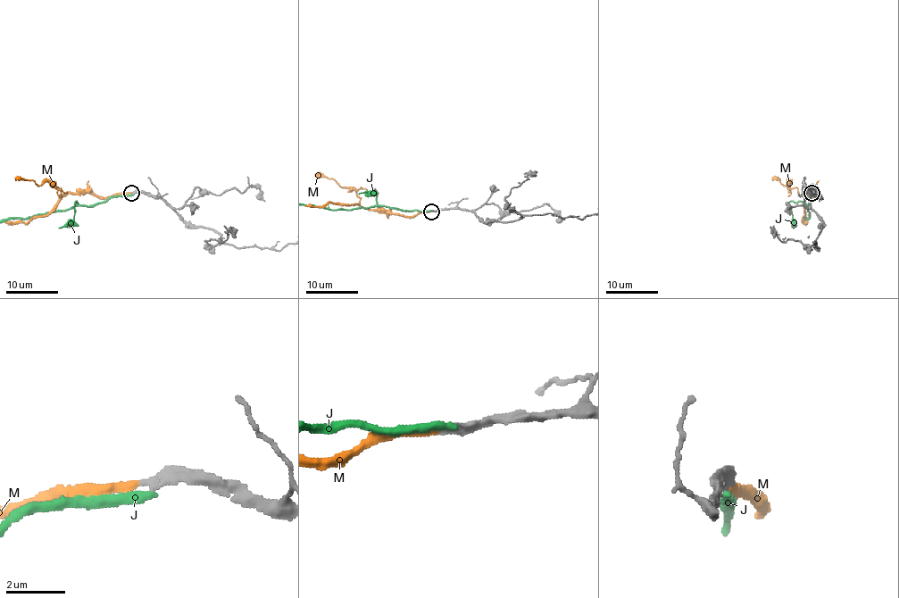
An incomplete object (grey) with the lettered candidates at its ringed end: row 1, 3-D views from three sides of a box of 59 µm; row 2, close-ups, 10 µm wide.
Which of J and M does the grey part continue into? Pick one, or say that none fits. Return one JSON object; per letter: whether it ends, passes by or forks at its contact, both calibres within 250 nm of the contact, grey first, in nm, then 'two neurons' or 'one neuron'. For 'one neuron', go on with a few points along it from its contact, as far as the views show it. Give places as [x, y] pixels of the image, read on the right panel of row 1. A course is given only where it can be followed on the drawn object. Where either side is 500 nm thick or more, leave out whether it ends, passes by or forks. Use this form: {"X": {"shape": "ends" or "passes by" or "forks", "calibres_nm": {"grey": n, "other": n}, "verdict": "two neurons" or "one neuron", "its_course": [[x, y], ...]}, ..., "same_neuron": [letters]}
{"J": {"shape": "ends", "calibres_nm": {"grey": 320, "other": 280}, "verdict": "two neurons"}, "M": {"shape": "ends", "calibres_nm": {"grey": 240, "other": 260}, "verdict": "one neuron"}, "same_neuron": ["M"]}

